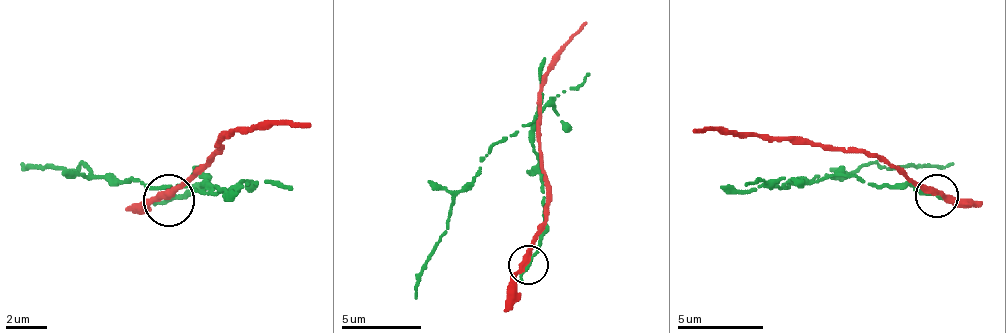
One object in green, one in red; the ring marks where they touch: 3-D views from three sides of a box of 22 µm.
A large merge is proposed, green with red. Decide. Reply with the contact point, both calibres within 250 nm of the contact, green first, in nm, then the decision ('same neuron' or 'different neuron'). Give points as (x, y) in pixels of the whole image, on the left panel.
place (168, 200); calibres 300 and 320 nm; different neuron

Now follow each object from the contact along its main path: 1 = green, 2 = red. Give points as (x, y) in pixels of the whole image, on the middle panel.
1: (529, 266), (543, 233), (543, 202), (535, 134), (524, 126), (492, 146), (479, 174), (455, 198), (414, 297)
2: (525, 266), (544, 221), (539, 85), (557, 49), (585, 22)

